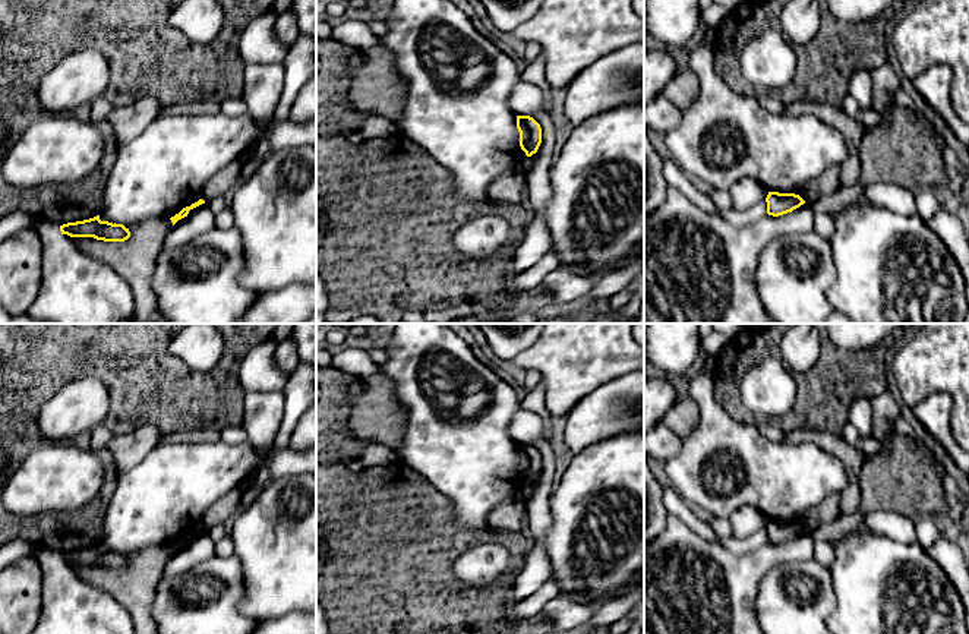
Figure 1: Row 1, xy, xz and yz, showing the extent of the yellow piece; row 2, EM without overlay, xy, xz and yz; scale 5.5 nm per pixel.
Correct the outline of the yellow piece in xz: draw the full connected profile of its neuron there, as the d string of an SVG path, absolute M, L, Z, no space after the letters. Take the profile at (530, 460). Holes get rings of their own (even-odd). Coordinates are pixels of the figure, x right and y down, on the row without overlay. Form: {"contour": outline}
{"contour": "M517 444L517 457L520 460L520 474L527 485L537 480L542 471L542 455L530 444Z"}

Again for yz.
{"contour": "M768 520L766 530L767 542L773 545L792 540L793 537L805 532L805 529L799 523L779 520Z"}

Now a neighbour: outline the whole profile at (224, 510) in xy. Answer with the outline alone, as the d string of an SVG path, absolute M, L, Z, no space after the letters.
M243 486L231 489L228 493L221 496L212 504L202 517L202 527L209 529L215 524L225 524L236 517L239 512L239 504L242 498Z

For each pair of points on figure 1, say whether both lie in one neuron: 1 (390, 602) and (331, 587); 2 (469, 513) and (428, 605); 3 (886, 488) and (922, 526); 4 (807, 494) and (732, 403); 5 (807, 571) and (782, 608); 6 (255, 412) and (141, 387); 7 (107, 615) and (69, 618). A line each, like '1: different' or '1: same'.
1: different
2: different
3: different
4: different
5: same
6: different
7: same

